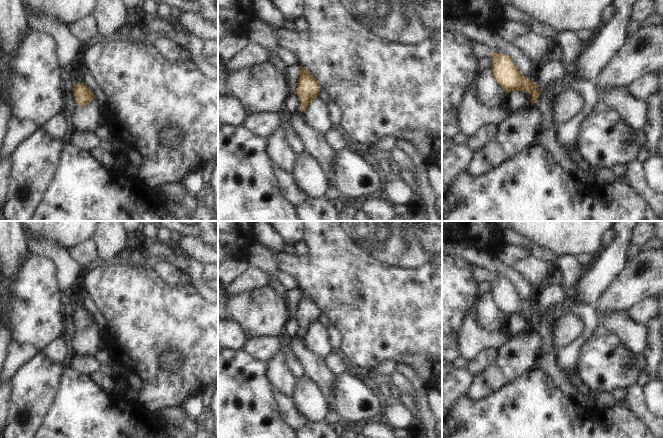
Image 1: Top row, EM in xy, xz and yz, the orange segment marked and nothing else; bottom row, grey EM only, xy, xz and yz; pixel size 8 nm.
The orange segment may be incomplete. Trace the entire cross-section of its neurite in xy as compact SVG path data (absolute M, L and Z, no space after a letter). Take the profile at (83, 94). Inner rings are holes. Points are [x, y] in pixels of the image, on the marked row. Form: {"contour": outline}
{"contour": "M78 83L73 87L73 94L79 107L83 107L95 100L94 92L86 84Z"}

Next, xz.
{"contour": "M301 66L301 74L296 94L301 100L301 110L306 112L311 103L318 97L322 86L305 67Z"}

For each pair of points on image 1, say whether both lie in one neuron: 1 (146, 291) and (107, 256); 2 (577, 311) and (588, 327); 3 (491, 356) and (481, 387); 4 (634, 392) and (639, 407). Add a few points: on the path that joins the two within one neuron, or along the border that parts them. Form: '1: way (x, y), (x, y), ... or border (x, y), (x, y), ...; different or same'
1: border (100, 261), (110, 262); different
2: way (581, 313), (588, 320), (588, 323); same
3: border (499, 351), (497, 360), (475, 377); different
4: way (635, 396), (636, 403); same

